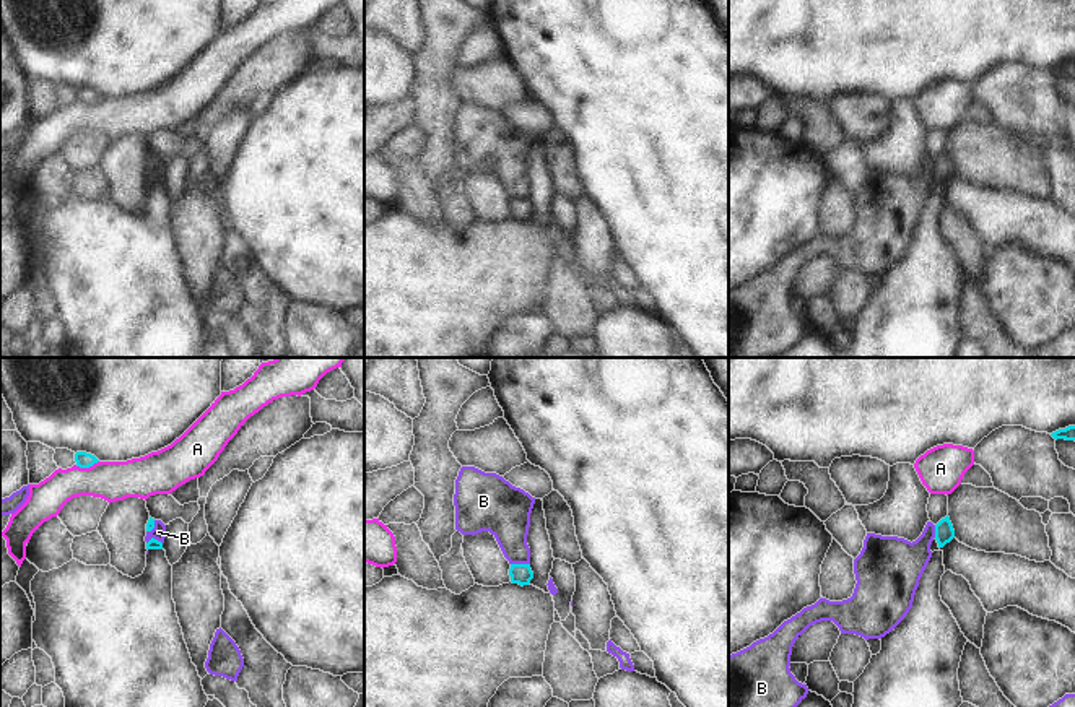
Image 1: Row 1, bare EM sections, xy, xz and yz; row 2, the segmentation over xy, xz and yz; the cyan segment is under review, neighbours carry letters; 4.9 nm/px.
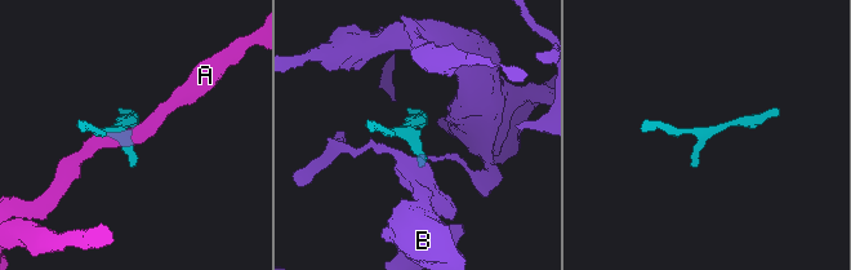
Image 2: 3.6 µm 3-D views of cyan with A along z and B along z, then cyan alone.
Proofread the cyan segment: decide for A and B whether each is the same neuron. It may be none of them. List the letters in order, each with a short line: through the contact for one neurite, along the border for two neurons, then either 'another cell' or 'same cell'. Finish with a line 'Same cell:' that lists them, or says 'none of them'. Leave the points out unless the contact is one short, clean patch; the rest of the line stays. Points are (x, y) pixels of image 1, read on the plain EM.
A: another cell
B: line xz (511, 199), (529, 200); another cell
Same cell: none of them

